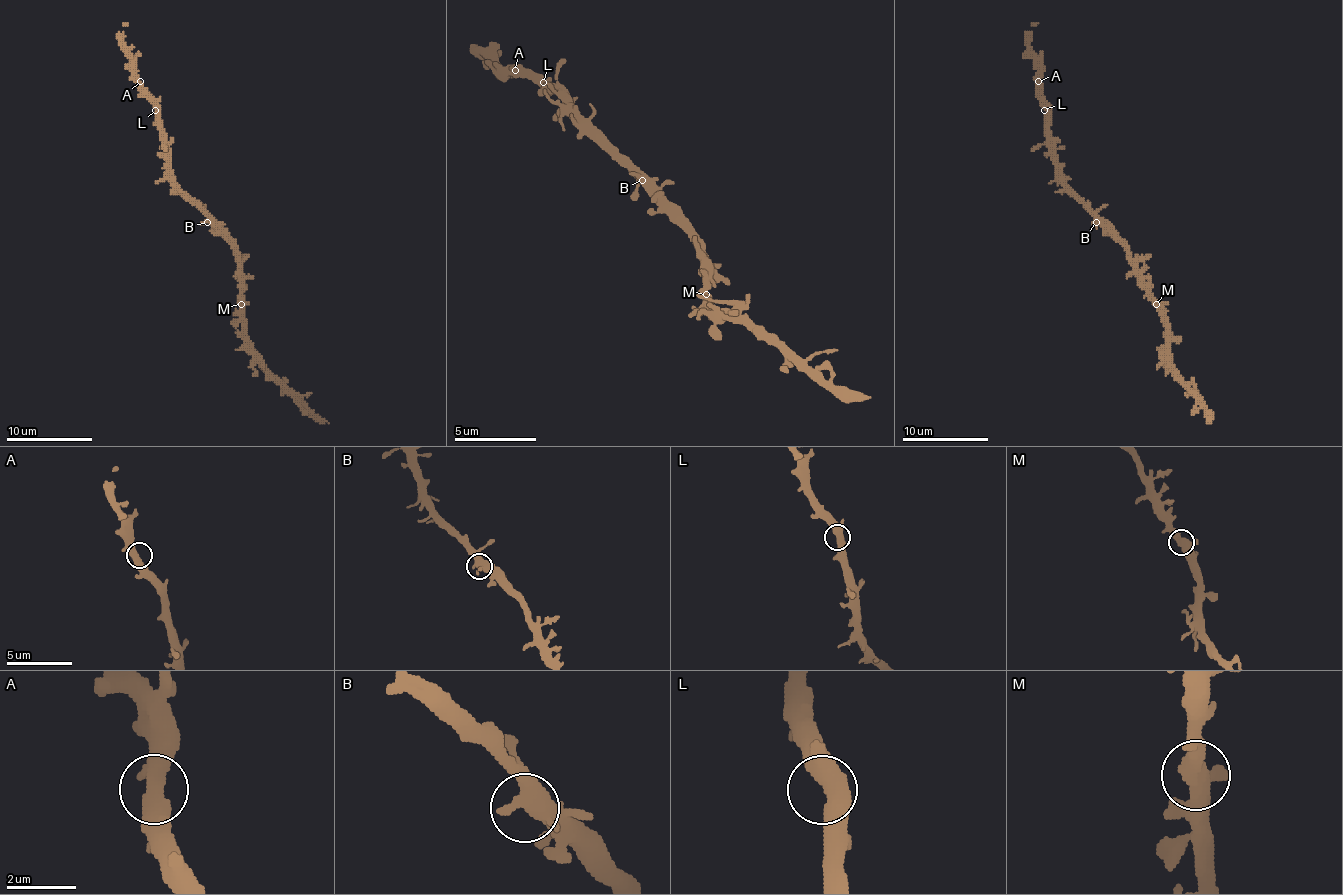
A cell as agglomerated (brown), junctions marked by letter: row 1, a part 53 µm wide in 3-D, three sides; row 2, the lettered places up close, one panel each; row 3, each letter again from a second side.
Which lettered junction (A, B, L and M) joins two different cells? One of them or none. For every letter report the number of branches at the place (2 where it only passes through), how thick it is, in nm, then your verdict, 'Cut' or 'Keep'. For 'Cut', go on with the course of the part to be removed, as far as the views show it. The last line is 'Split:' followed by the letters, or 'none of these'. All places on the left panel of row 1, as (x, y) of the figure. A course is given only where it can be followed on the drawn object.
A: Branches: 3. Thickness 400 nm. Keep
B: Branches: 3. Thickness 420 nm. Keep
L: Branches: 3. Thickness 440 nm. Keep
M: Branches: 3. Thickness 420 nm. Keep
Split: none of these

